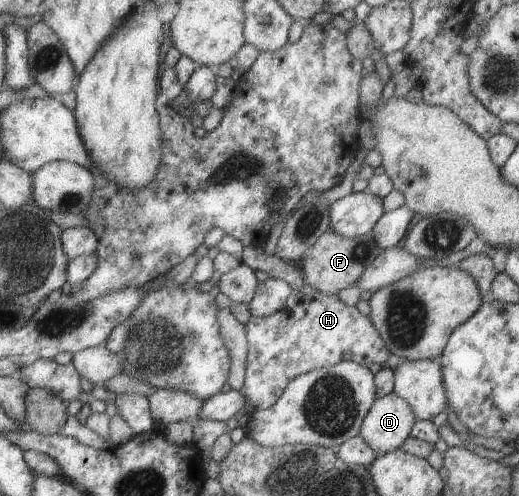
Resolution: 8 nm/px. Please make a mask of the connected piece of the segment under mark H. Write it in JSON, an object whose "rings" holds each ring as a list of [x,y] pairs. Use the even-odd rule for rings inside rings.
{"rings":[[[307,283],[303,284],[301,290],[291,290],[283,308],[279,308],[275,314],[263,318],[250,315],[249,320],[244,324],[244,329],[248,353],[243,388],[238,391],[245,396],[247,403],[253,409],[265,409],[274,405],[287,383],[301,373],[329,368],[341,361],[353,361],[366,367],[371,362],[385,366],[390,354],[368,316],[357,311],[355,306],[348,306],[341,302],[337,294],[323,294]]]}

